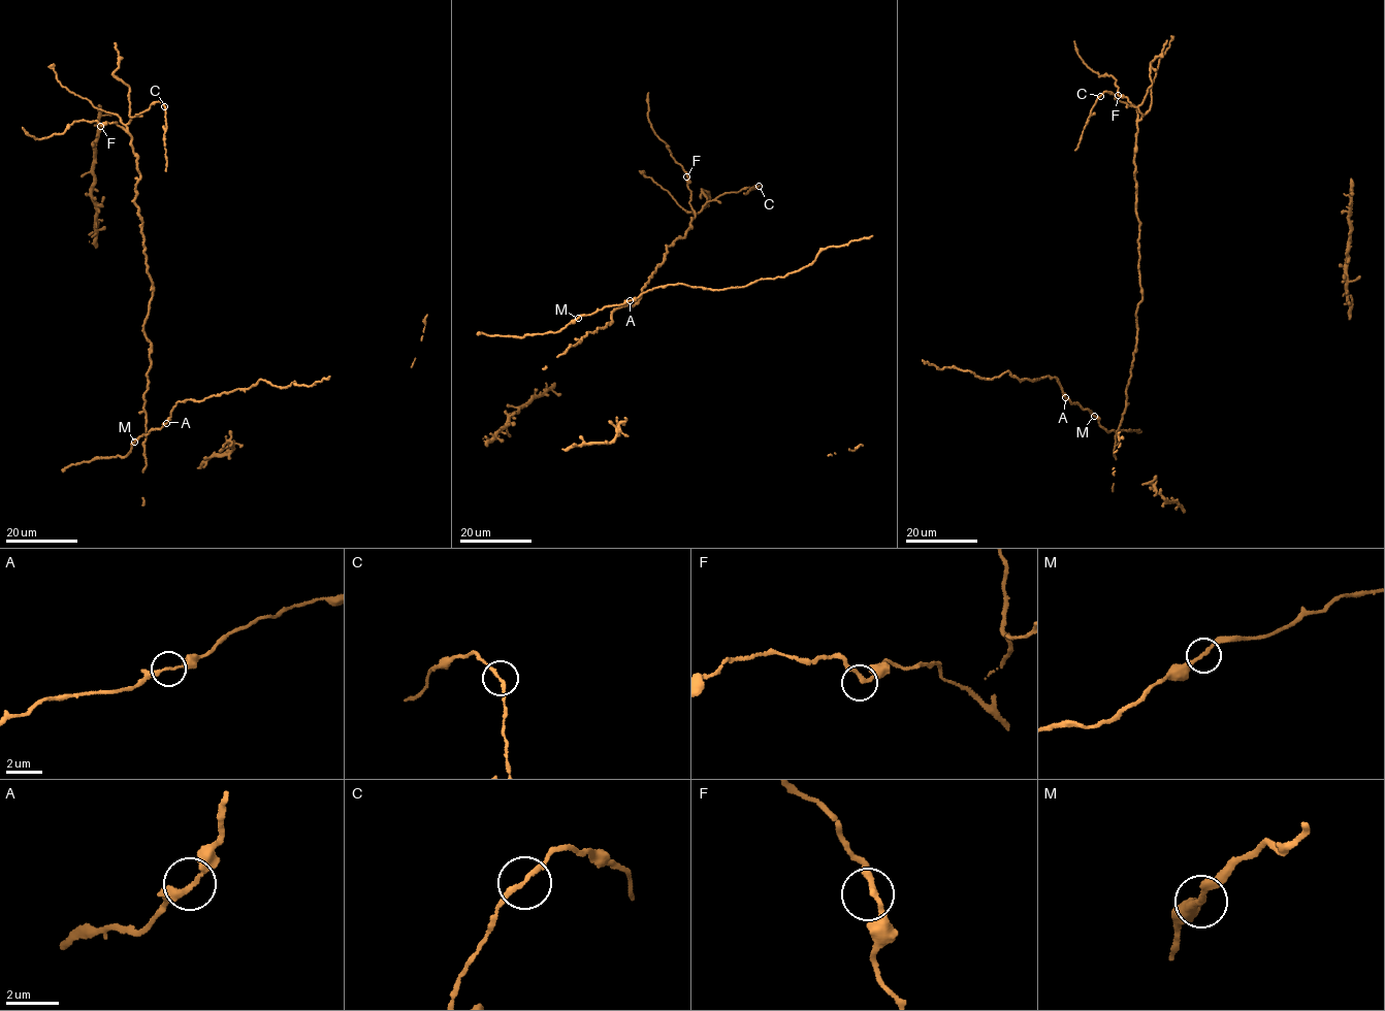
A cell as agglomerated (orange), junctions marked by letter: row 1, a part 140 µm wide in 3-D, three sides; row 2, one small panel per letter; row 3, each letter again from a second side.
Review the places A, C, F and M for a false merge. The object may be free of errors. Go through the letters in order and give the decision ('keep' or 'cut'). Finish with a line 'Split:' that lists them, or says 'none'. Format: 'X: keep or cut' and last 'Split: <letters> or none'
A: keep
C: keep
F: keep
M: keep
Split: none

